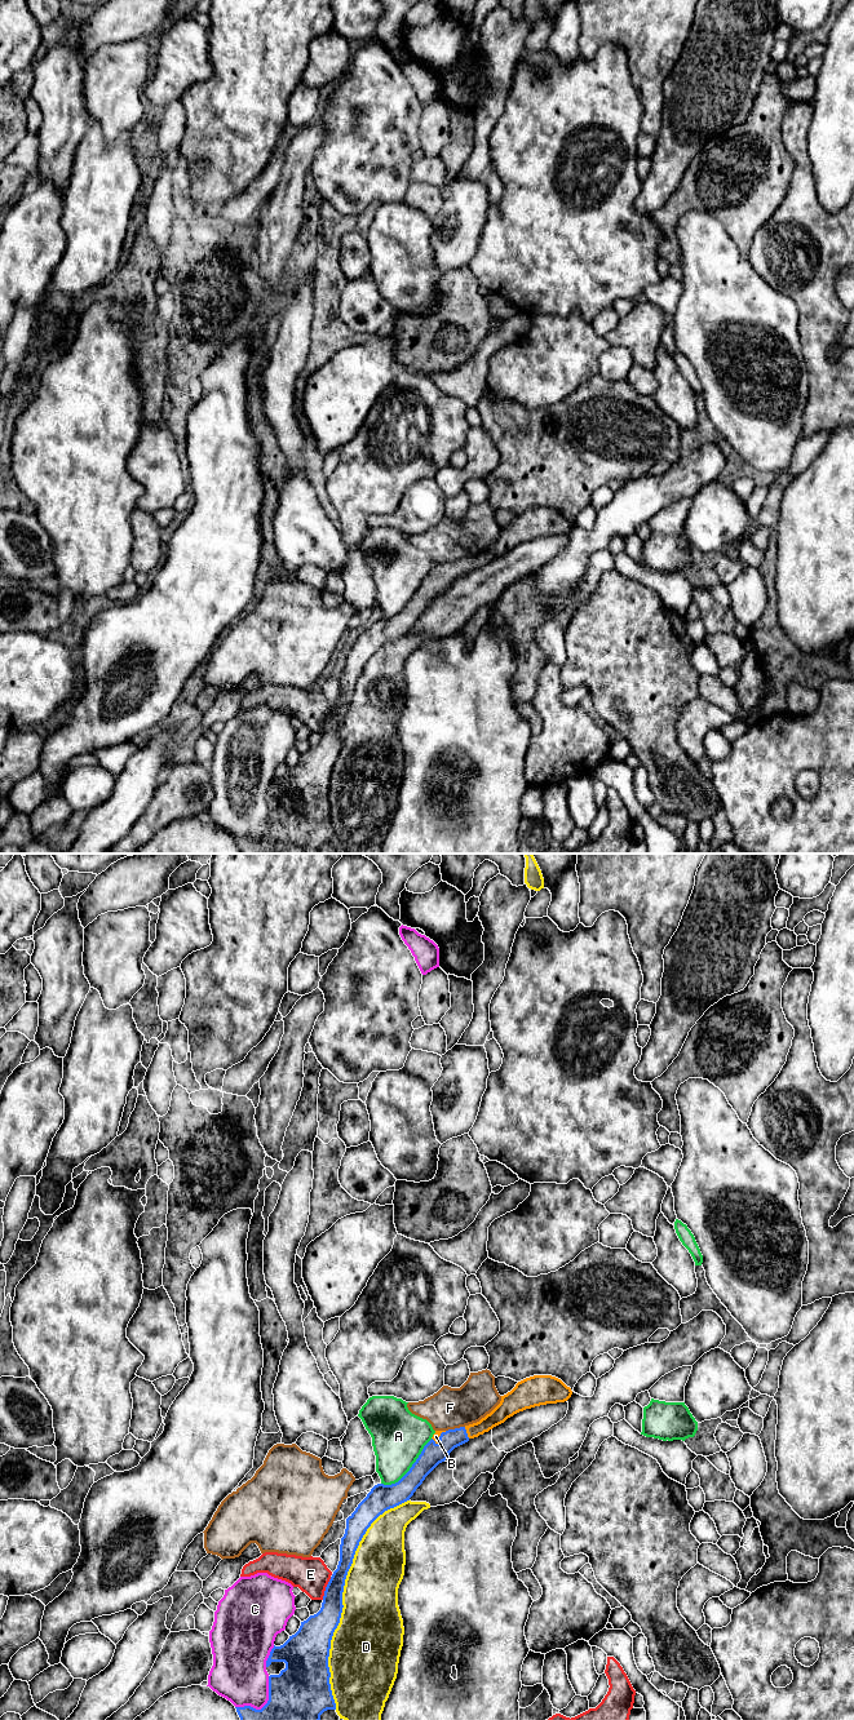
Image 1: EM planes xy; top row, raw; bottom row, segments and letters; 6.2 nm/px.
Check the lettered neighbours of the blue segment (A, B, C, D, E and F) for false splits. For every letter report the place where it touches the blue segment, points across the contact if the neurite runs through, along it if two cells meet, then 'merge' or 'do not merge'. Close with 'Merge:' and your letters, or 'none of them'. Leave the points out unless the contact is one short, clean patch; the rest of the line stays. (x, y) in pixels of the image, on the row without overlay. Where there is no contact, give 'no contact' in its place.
A: xy (410, 601) | do not merge
B: xy (465, 564) | across xy (433, 586), (447, 572), (465, 564), (479, 561), (500, 545) | merge
C: xy (265, 837) | do not merge
D: xy (341, 730) | do not merge
E: xy (326, 721) | do not merge
F: xy (455, 561) | do not merge
Merge: B

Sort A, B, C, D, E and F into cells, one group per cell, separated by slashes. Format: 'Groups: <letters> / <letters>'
Groups: A / B / C / D / E / F

